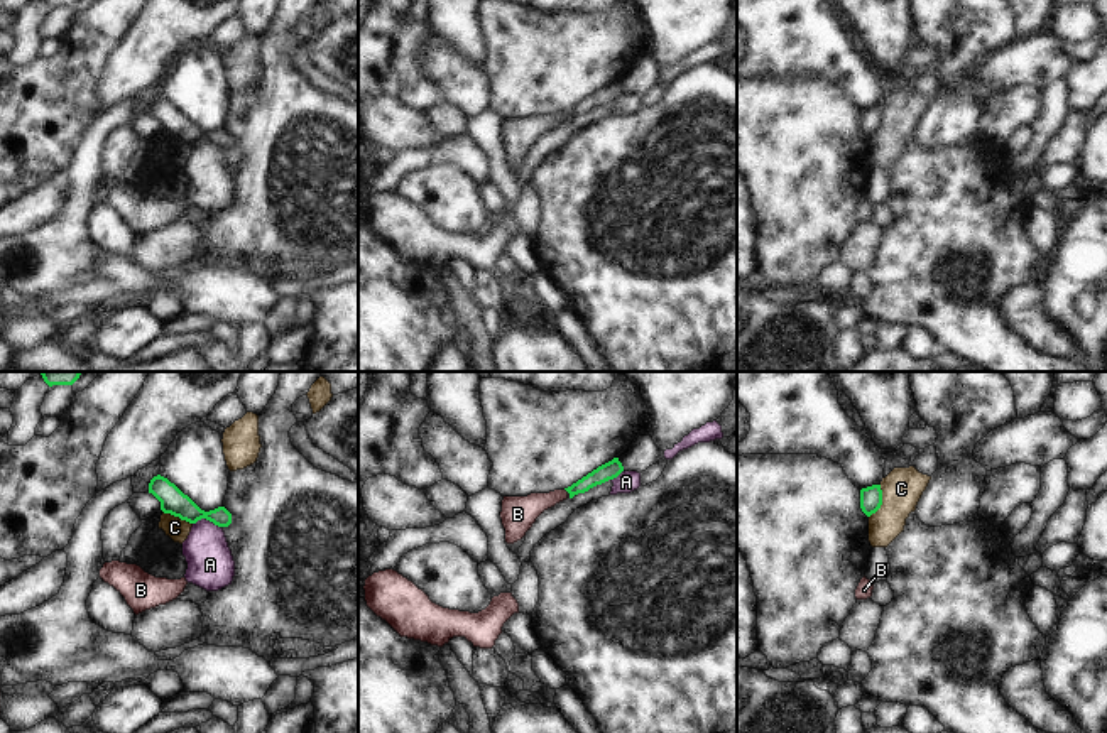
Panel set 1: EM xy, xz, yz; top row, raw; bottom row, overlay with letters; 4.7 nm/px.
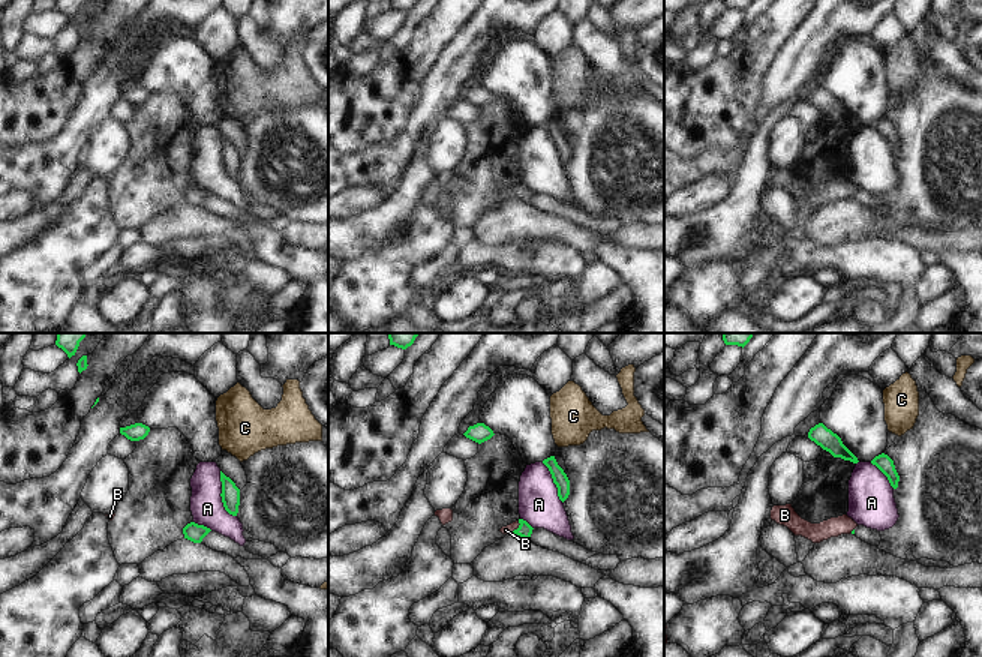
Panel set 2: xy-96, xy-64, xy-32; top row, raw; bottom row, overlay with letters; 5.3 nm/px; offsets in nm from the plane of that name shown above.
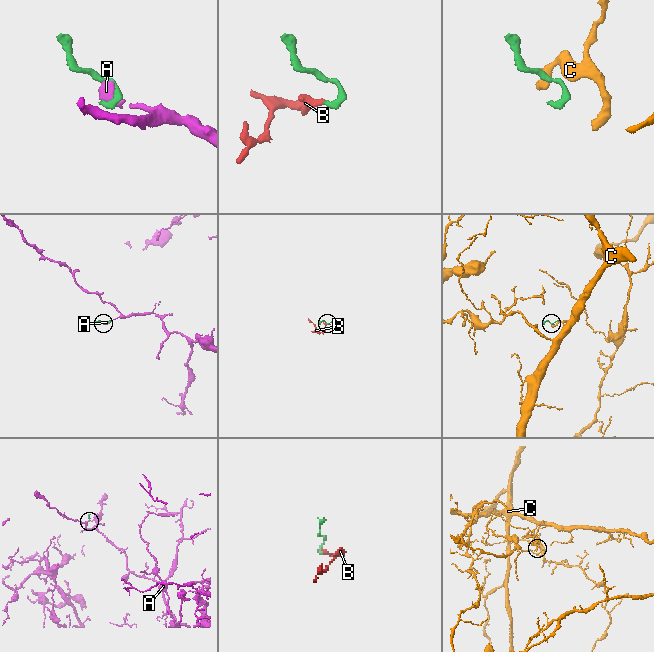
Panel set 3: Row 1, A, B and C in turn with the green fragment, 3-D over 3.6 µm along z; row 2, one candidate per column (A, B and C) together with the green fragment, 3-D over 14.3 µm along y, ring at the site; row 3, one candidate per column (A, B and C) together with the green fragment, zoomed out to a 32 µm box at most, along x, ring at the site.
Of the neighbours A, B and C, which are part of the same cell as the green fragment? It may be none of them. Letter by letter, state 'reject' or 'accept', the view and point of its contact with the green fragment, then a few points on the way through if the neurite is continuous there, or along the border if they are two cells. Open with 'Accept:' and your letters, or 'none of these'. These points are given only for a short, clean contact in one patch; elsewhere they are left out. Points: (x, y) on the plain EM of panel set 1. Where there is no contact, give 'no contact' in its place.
Accept: B
A: reject; meets green in xy at (207, 141); border along xy (193, 144), (208, 141), (220, 149)
B: accept; meets green in xz at (567, 112); runs through xz (610, 92), (567, 112), (519, 134)
C: reject; meets green in yz at (881, 124); border along yz (881, 107), (881, 127), (869, 139)

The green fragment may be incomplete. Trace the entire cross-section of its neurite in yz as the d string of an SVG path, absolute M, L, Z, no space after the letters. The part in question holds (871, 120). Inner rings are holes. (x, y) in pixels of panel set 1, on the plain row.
M872 106L860 111L860 130L867 138L875 135L881 130L881 127L882 127L881 106Z

